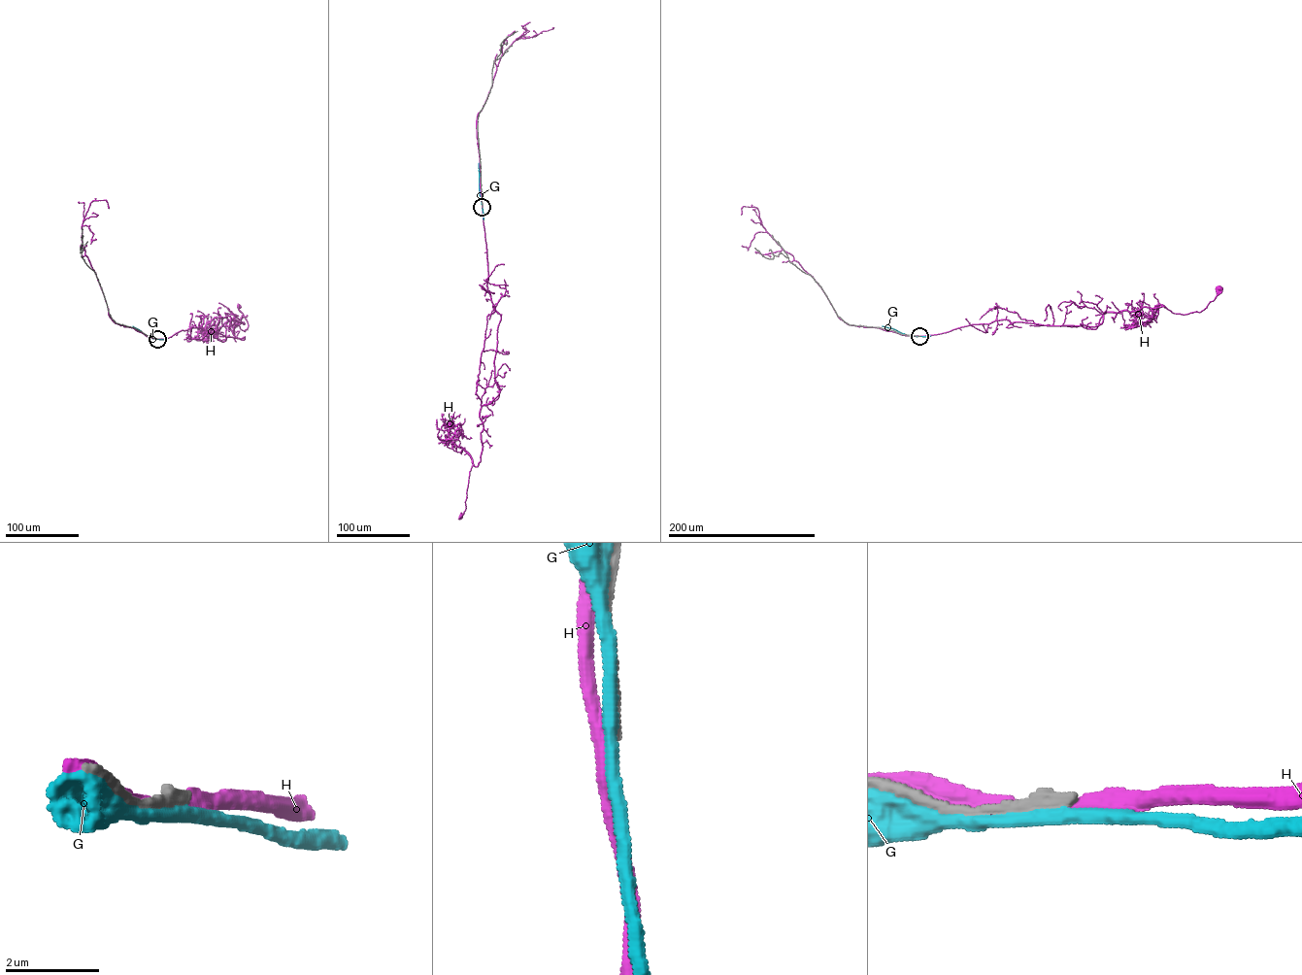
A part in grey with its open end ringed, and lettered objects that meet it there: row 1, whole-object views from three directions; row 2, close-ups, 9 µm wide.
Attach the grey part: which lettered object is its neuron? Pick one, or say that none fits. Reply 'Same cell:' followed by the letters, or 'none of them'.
Same cell: none of them

